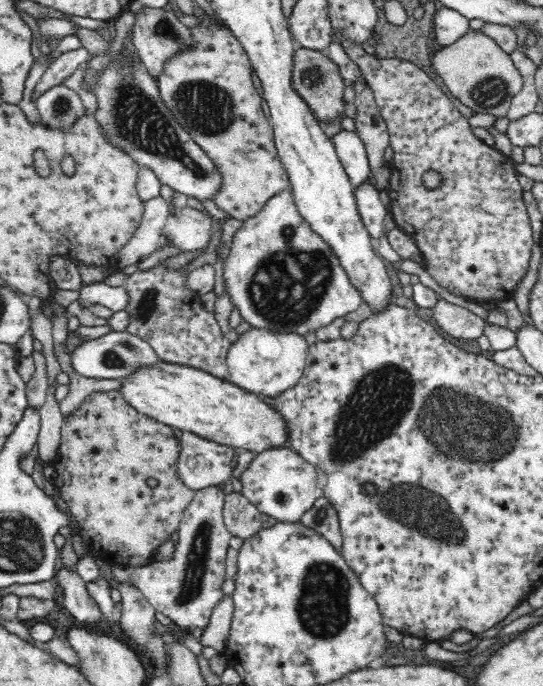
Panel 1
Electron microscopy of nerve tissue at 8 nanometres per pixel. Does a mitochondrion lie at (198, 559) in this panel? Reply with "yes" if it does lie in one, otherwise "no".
yes

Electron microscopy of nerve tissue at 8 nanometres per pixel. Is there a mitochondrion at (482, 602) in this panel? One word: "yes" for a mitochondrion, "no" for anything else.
no

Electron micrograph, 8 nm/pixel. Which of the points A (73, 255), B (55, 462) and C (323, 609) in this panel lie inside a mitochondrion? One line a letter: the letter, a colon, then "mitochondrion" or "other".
A: other
B: other
C: mitochondrion

